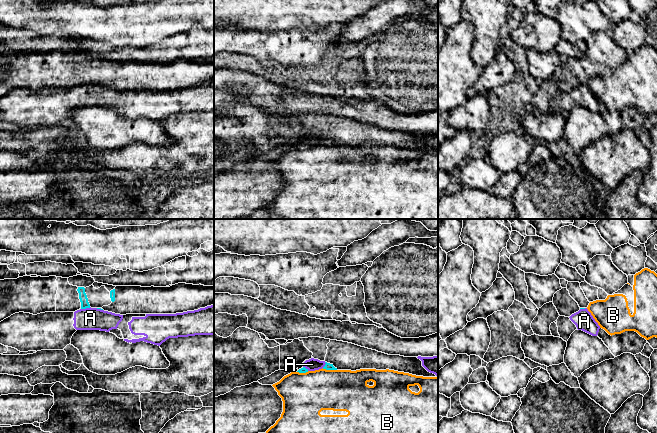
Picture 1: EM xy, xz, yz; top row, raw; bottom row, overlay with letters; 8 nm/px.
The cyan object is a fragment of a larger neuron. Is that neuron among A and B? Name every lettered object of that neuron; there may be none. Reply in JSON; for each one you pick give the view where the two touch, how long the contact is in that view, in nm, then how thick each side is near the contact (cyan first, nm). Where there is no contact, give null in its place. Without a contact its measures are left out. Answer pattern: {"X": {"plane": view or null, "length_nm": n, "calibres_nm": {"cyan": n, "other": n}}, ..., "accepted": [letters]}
{"accepted": []}

